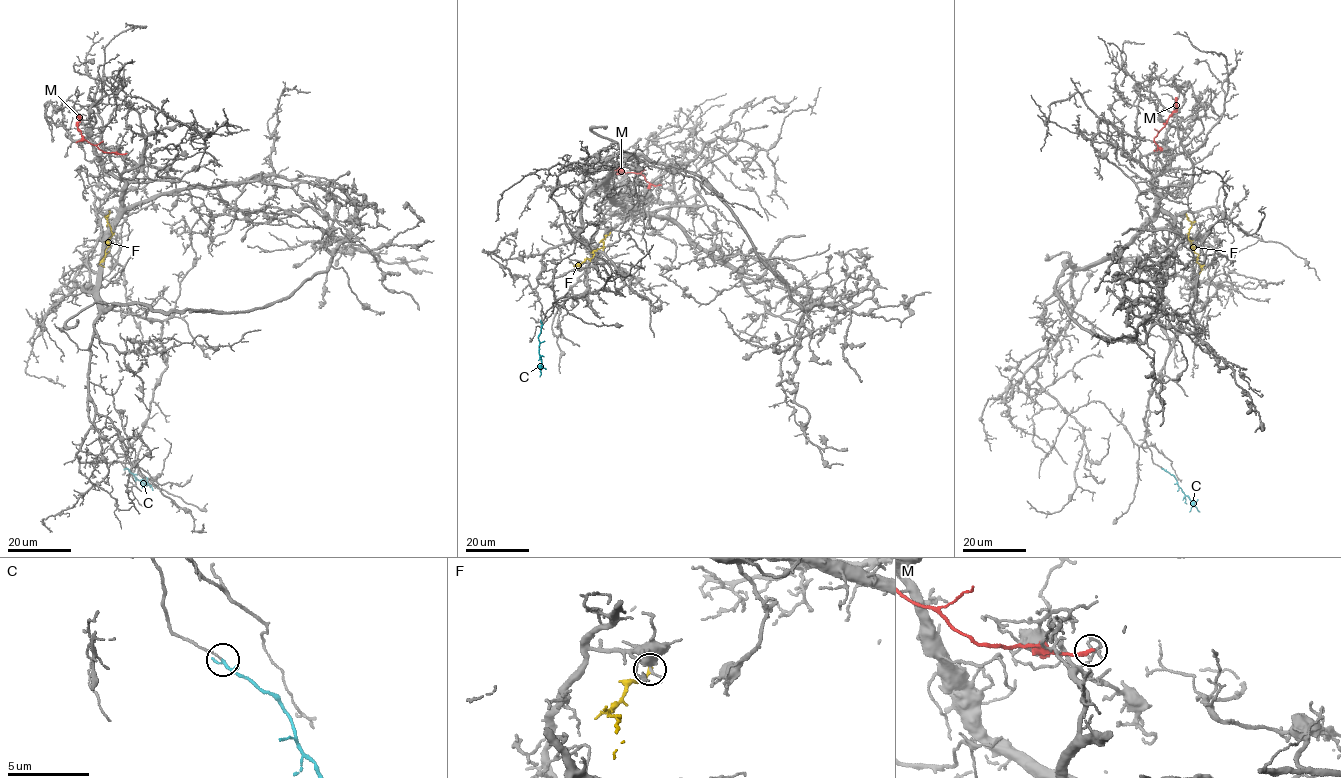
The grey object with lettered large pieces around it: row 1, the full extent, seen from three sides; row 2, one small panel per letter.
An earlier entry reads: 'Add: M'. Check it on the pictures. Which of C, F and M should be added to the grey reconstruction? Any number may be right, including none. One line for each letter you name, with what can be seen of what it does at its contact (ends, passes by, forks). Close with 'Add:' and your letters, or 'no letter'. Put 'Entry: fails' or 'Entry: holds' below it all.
Add: no letter
Entry: fails

